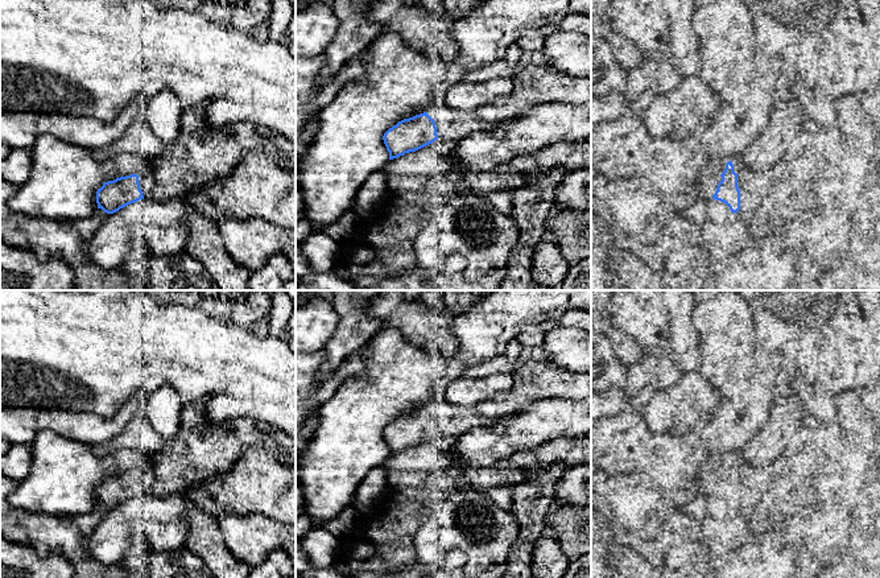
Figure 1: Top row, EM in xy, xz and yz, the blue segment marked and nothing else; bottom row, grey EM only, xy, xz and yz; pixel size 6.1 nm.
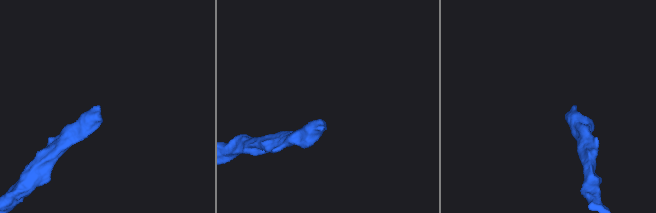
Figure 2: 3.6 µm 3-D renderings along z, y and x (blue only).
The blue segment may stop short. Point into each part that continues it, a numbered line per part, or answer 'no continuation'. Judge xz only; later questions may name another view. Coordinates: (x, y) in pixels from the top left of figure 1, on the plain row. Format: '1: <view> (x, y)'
1: xz (536, 380)

